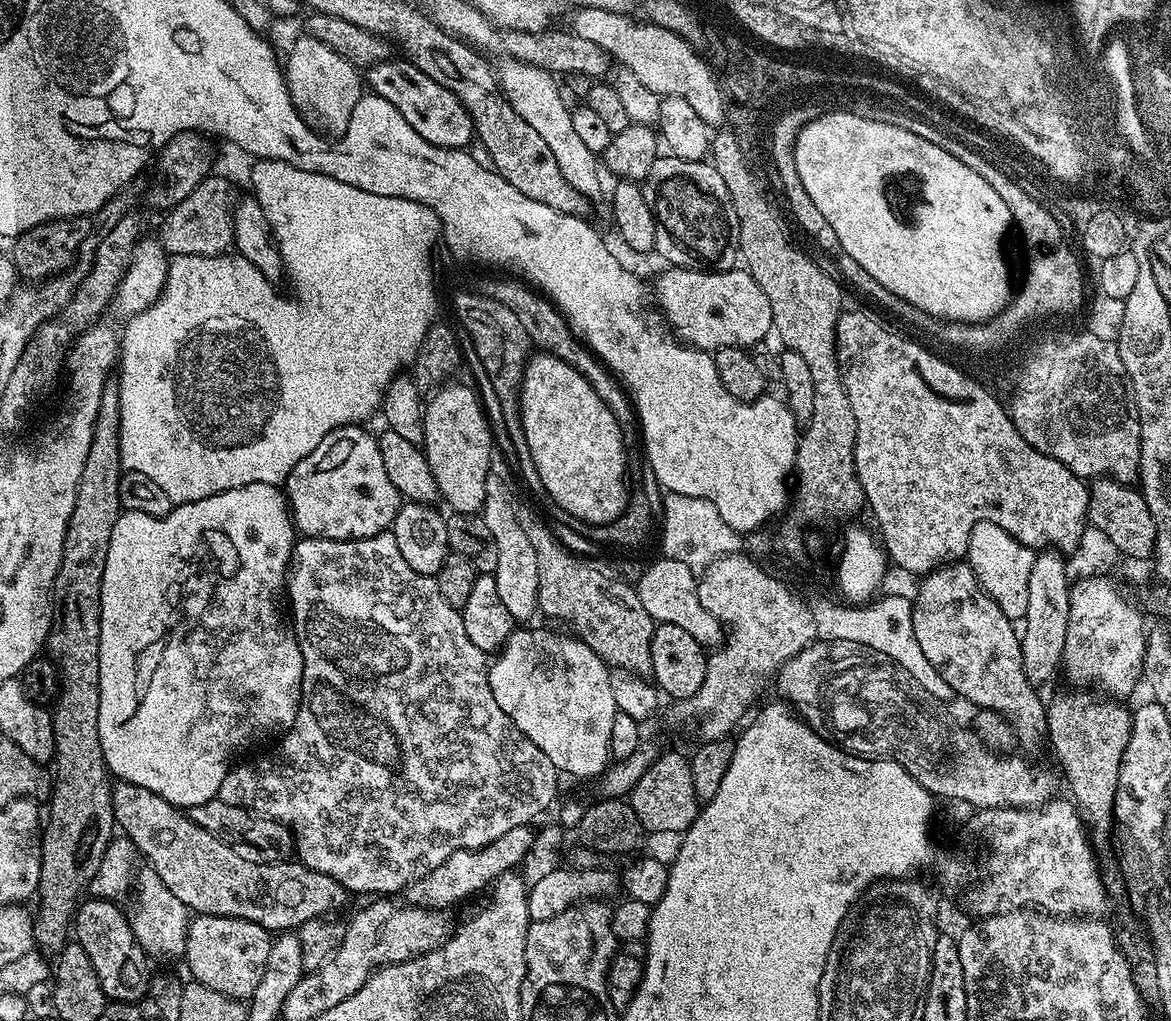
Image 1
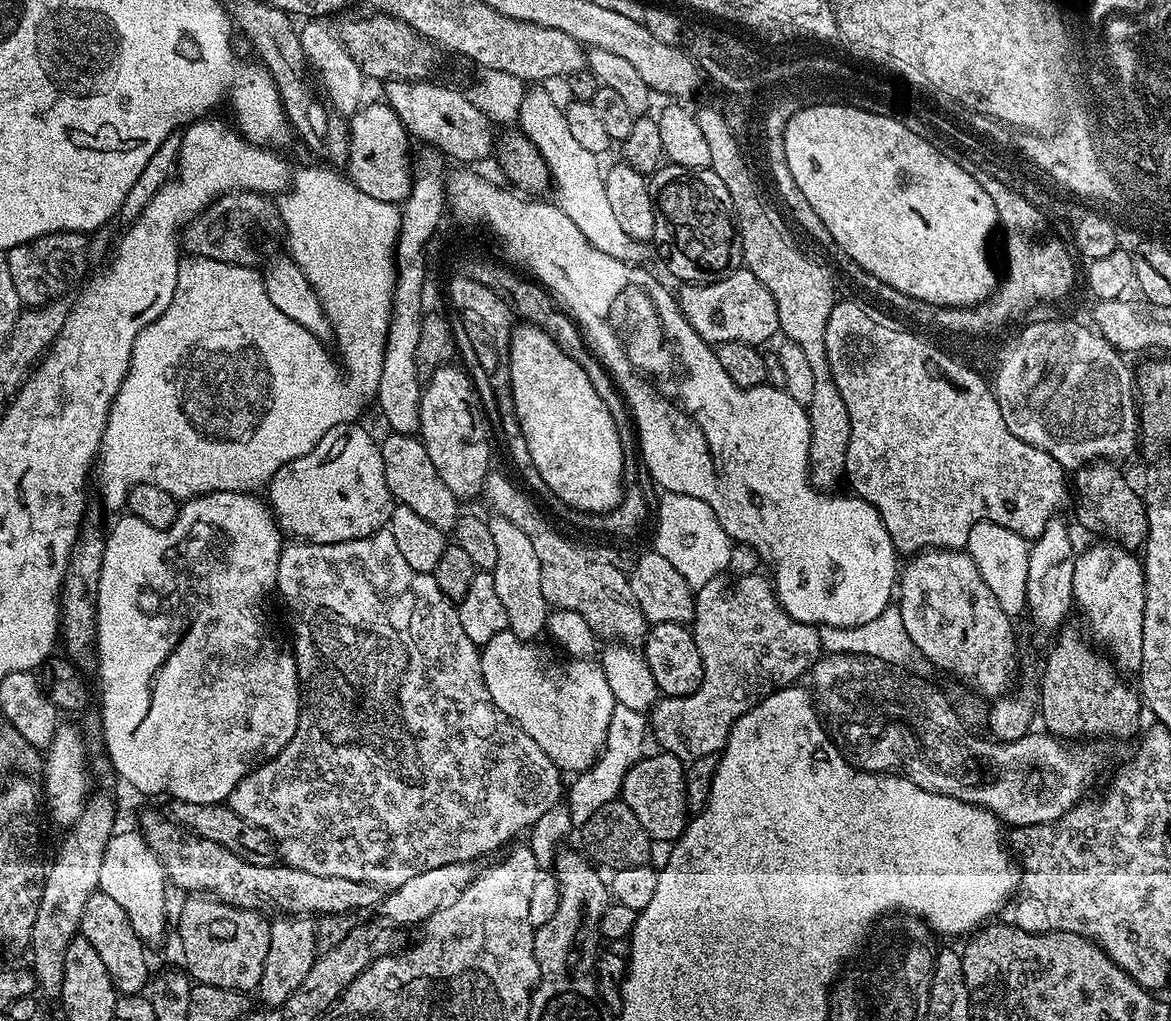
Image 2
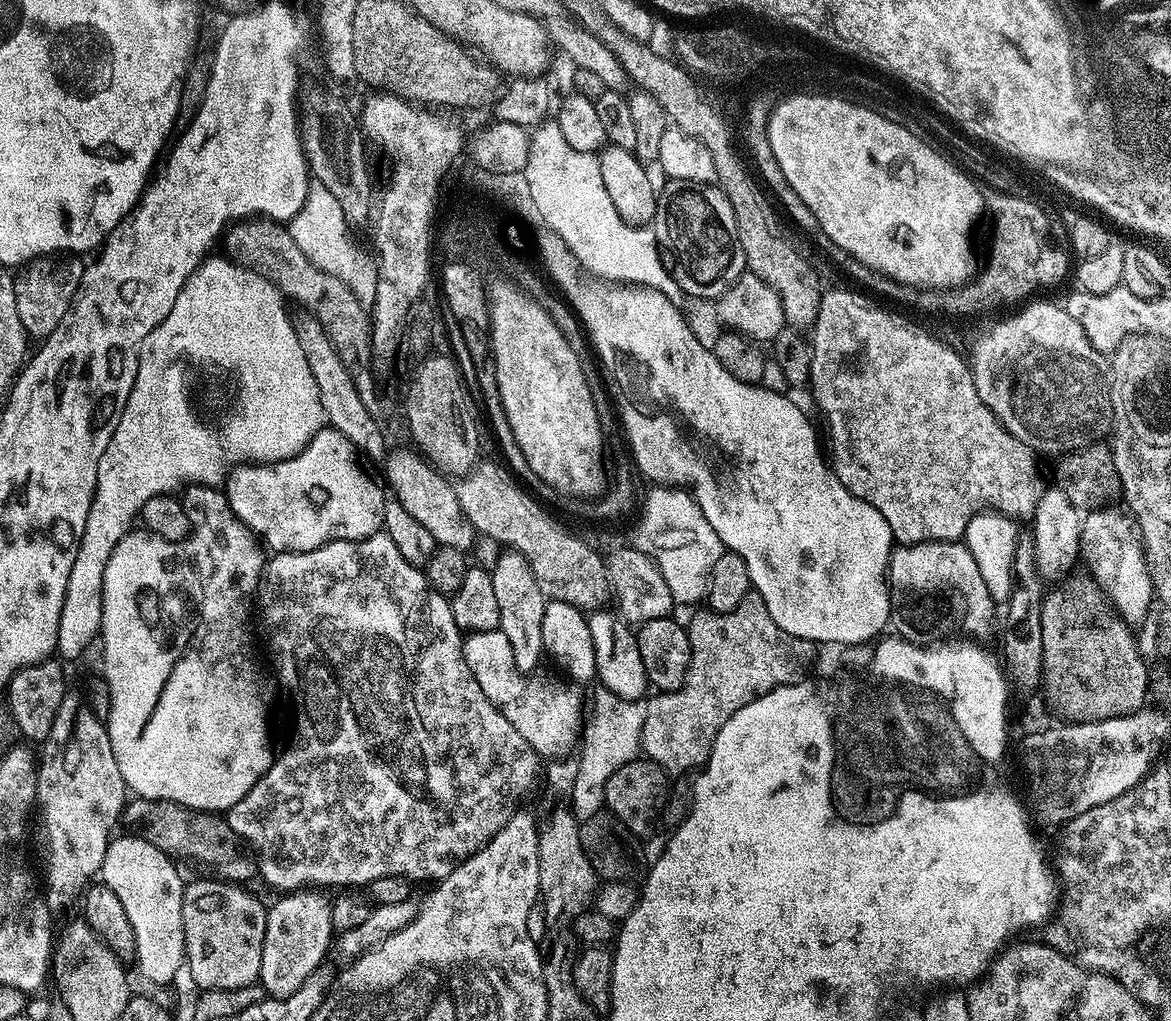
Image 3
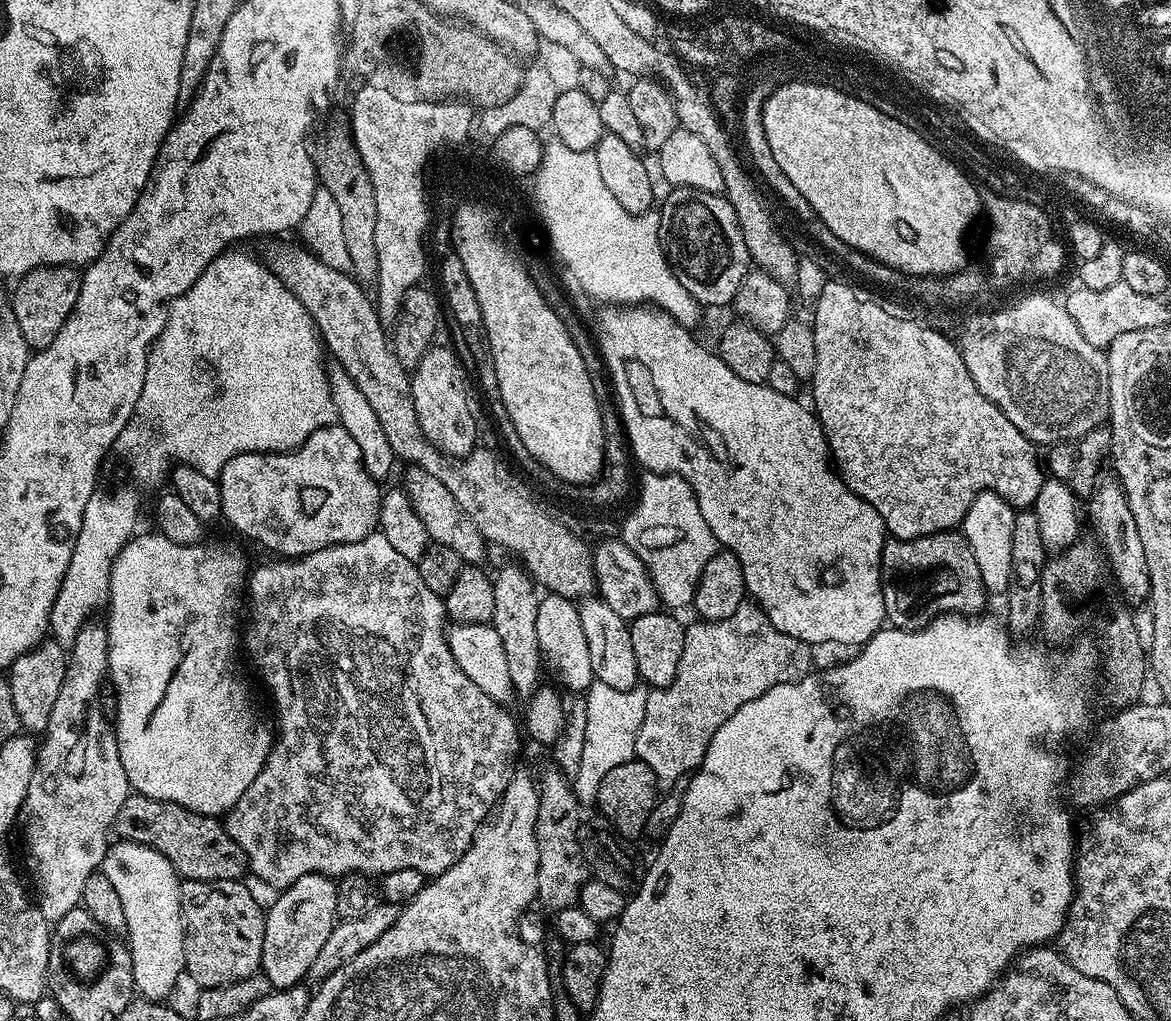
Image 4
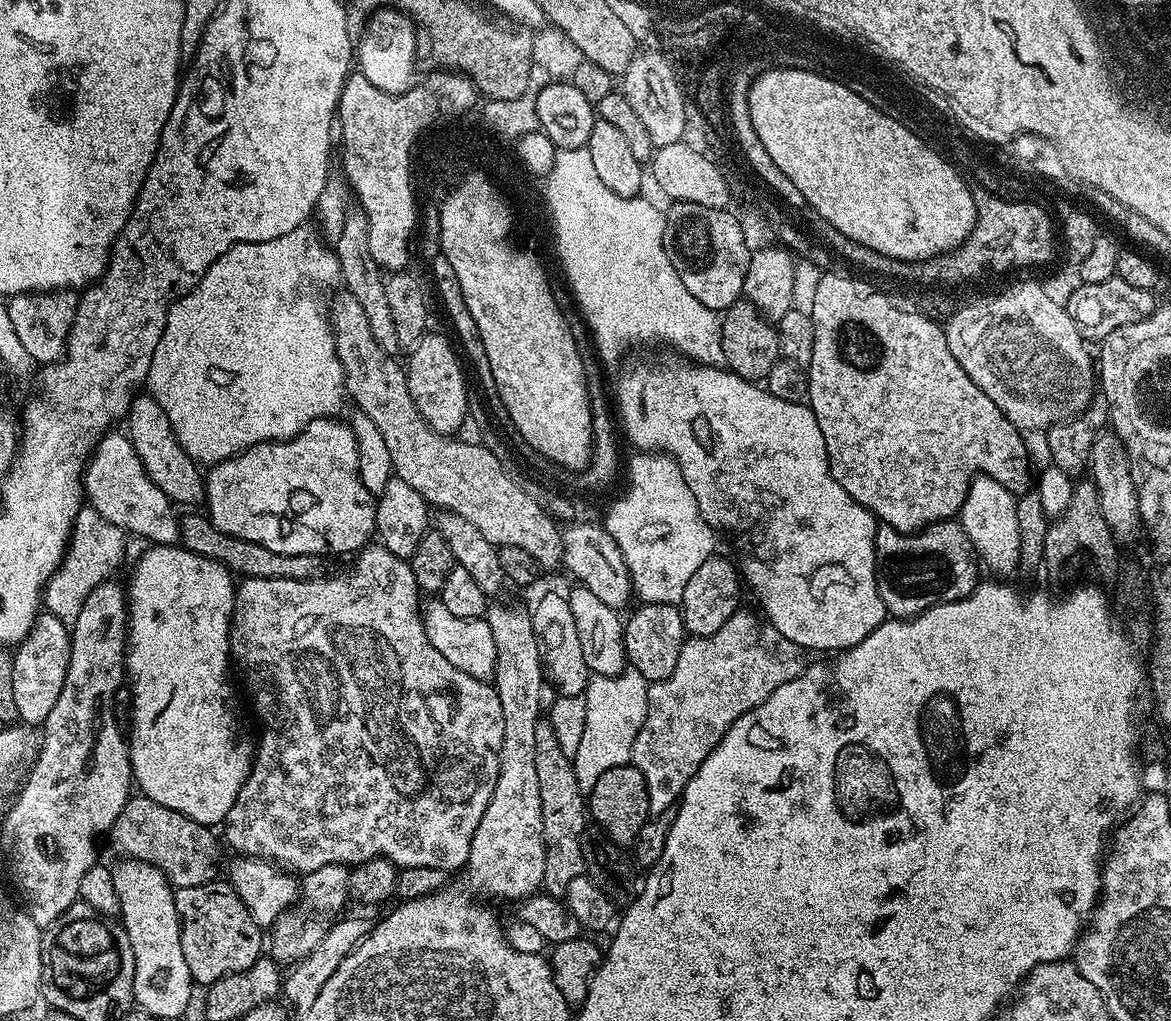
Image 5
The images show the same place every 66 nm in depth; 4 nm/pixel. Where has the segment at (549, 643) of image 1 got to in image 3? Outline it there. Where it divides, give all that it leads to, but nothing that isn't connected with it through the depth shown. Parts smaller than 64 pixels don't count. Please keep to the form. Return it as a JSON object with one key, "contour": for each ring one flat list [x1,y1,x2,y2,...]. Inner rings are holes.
{"contour":[[499,630,495,632,474,632,464,640,464,657,478,682,482,686,482,694,490,698,490,702,530,742,533,750,541,758,547,758,552,762,560,762,565,758,571,757,572,752,577,751,578,745,582,740,582,729,586,724,586,700,580,693,581,685,573,682,571,679,563,678,559,680,556,676,532,676,536,674,525,674,518,665,516,665,516,655,514,650,510,650,510,638]]}

